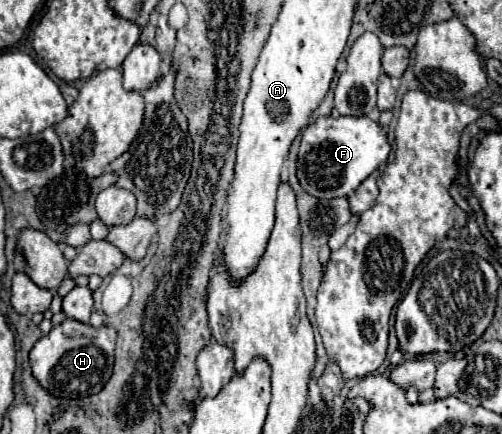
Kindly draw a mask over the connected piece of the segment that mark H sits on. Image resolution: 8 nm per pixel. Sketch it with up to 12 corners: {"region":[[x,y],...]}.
{"region":[[65,319],[31,349],[33,375],[79,399],[113,373],[113,327]]}

